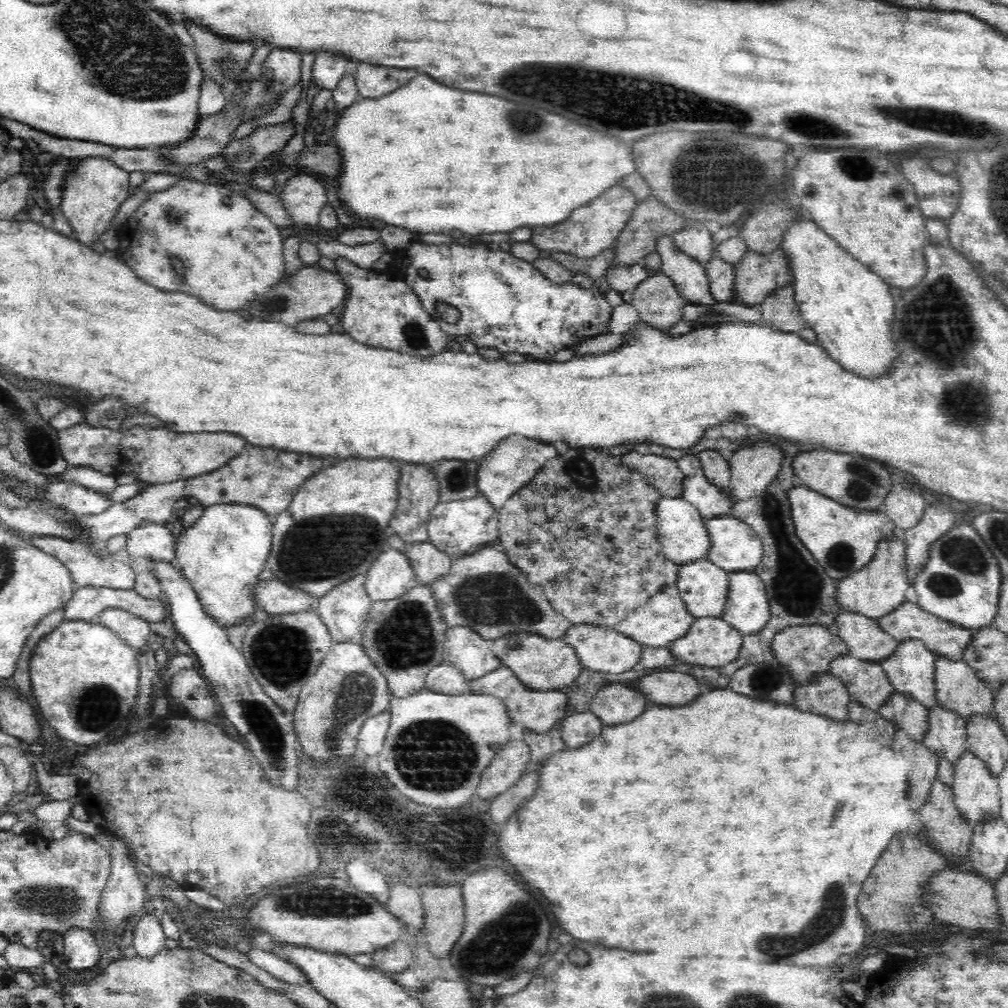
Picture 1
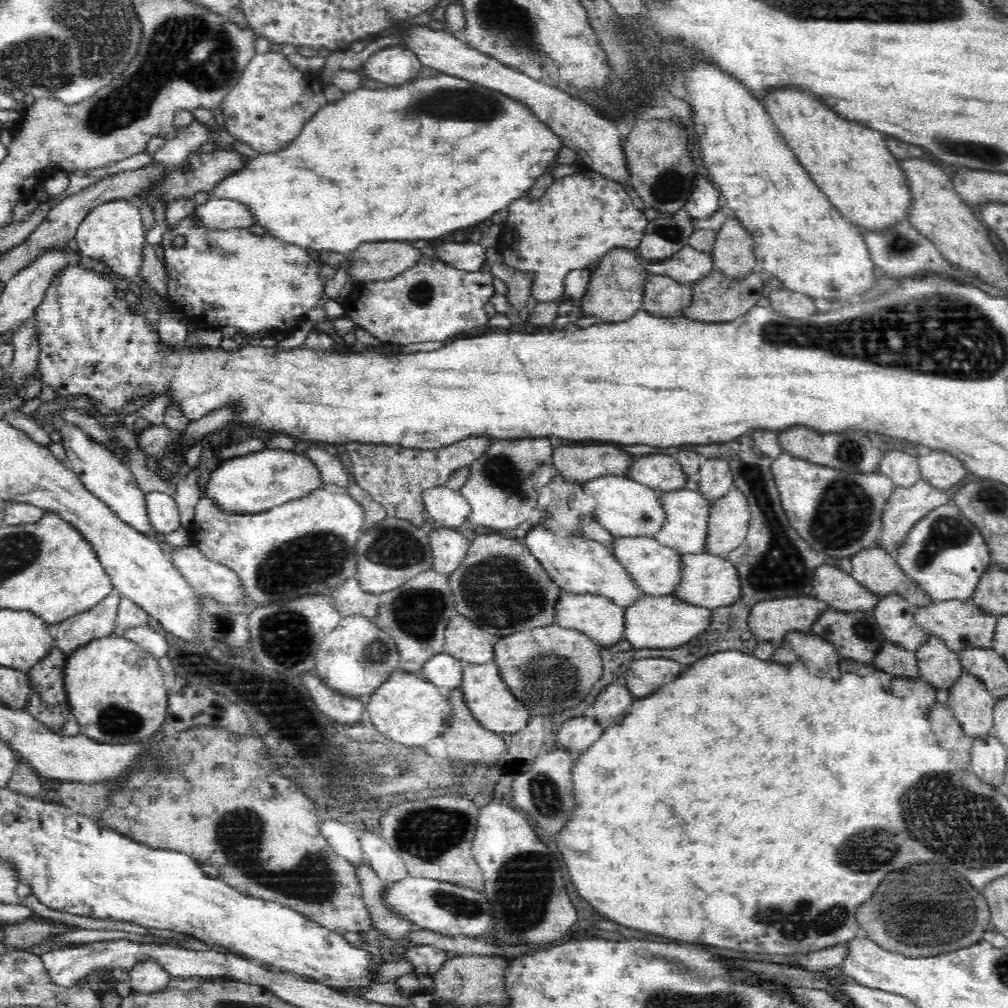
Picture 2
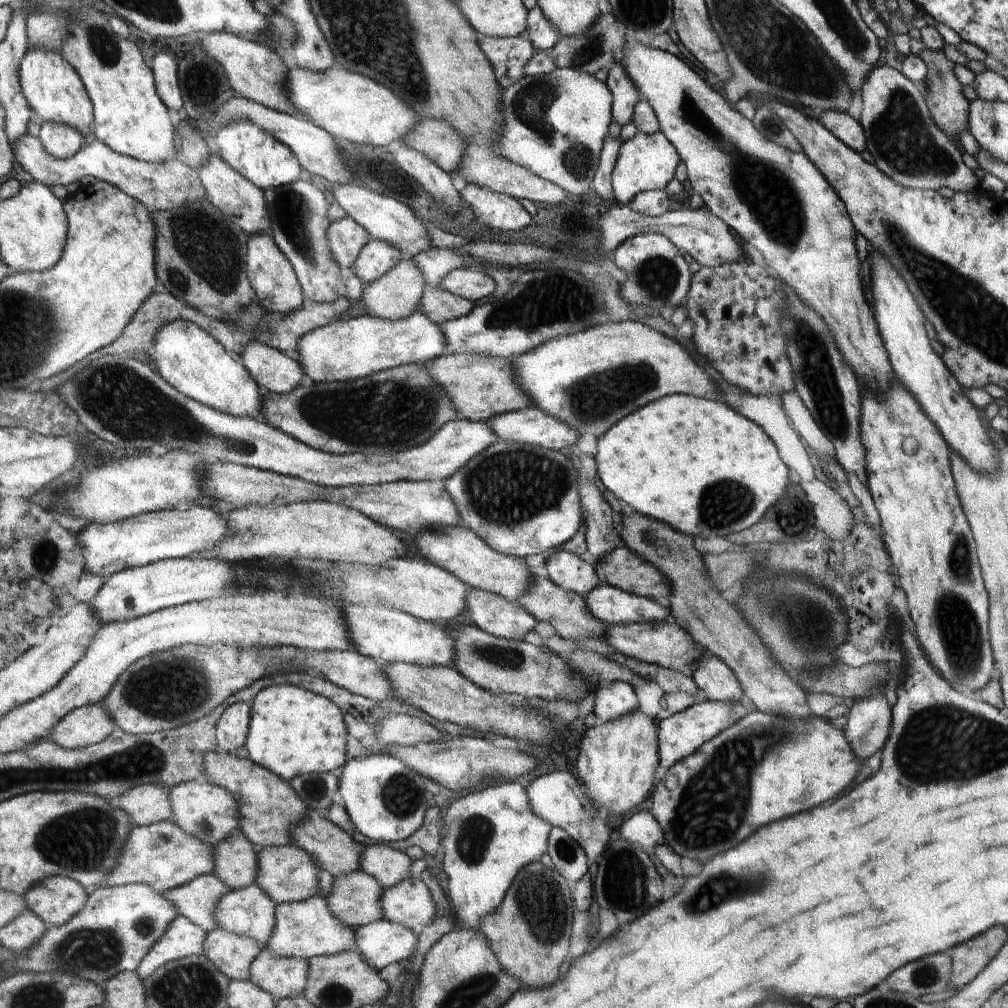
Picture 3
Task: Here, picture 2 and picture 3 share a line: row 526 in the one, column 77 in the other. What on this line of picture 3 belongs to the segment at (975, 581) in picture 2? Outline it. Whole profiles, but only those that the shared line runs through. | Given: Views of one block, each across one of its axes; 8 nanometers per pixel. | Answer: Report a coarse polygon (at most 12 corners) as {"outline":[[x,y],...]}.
{"outline":[[100,886],[6,974],[138,971],[175,903]]}

